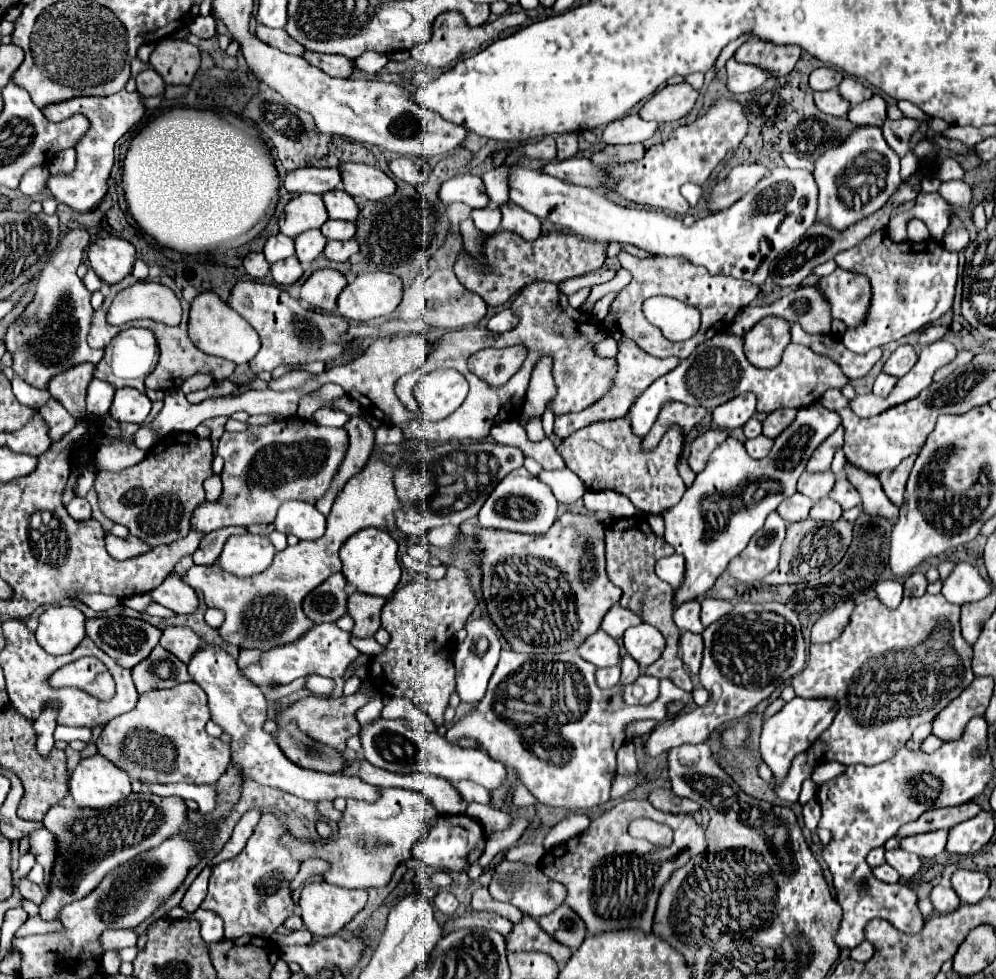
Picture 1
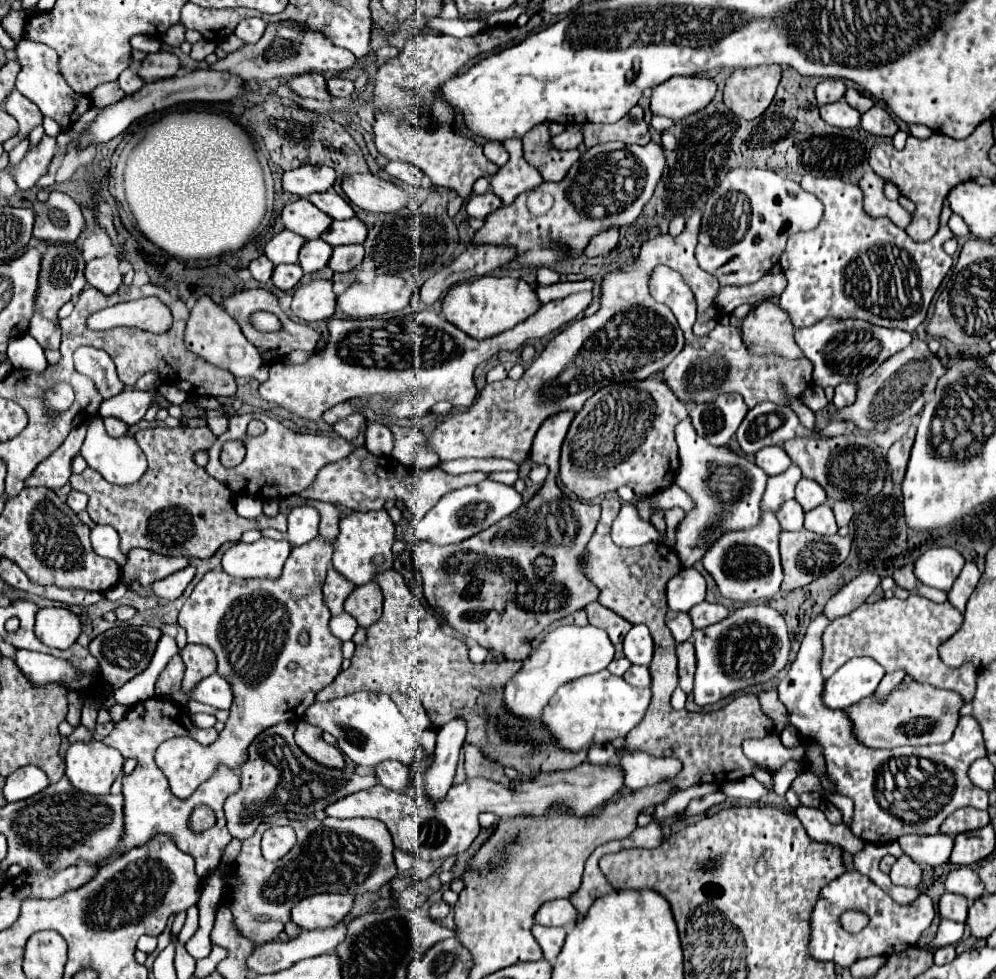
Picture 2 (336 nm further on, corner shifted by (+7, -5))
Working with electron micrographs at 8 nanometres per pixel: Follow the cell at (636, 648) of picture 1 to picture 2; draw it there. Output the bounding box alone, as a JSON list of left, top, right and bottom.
[623,625,653,665]

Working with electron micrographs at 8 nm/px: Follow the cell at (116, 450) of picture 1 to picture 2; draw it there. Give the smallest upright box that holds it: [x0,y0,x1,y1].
[105,417,129,437]

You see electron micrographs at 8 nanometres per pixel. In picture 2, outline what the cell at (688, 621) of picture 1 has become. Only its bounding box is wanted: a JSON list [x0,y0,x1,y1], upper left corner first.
[667,611,693,643]

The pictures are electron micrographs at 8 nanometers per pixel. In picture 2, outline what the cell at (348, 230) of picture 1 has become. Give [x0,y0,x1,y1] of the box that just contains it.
[321,217,367,245]

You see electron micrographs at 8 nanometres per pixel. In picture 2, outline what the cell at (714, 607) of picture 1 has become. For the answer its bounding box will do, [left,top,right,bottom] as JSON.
[689,601,729,629]

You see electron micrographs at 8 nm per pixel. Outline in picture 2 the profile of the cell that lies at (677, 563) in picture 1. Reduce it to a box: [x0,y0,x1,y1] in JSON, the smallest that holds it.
[667,567,705,611]

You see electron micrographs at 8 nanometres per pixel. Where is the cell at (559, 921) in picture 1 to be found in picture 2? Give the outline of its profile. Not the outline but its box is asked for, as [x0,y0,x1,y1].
[533,925,567,963]

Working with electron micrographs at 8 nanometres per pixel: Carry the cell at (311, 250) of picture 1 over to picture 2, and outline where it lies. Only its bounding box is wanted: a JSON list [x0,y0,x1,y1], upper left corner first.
[299,239,331,273]

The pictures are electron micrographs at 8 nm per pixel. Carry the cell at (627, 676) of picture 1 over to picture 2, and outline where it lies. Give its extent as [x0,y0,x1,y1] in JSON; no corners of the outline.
[623,665,651,687]

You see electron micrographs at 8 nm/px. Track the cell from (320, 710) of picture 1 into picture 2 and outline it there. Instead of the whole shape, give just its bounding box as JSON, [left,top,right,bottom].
[295,721,345,769]

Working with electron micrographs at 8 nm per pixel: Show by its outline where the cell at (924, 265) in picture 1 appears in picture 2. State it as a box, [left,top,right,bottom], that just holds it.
[779,173,953,333]

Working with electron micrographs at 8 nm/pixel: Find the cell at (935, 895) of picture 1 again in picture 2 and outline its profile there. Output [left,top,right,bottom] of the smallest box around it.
[939,891,969,921]

